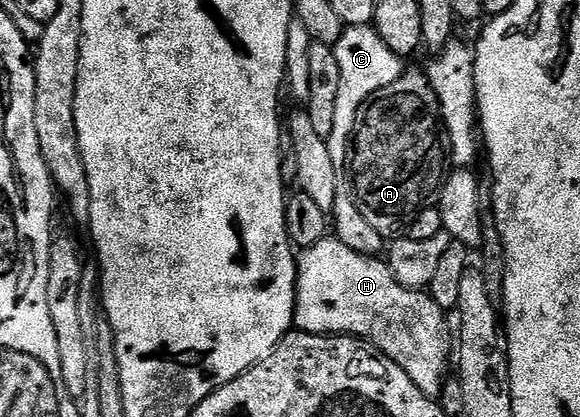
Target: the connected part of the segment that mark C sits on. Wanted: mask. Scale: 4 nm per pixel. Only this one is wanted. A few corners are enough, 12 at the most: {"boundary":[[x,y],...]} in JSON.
{"boundary":[[345,27],[334,47],[342,73],[334,170],[350,168],[354,118],[406,64],[375,27]]}

